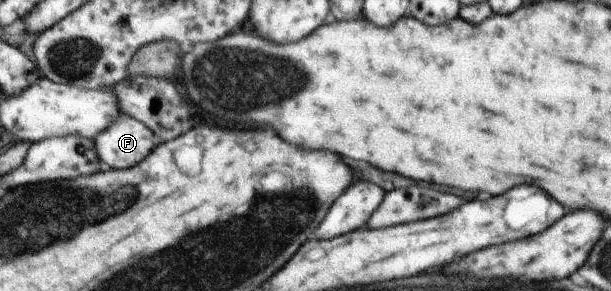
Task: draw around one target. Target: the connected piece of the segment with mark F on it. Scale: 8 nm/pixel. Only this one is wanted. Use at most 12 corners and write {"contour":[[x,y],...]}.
{"contour":[[120,116],[93,139],[112,169],[130,168],[158,145],[142,121]]}

